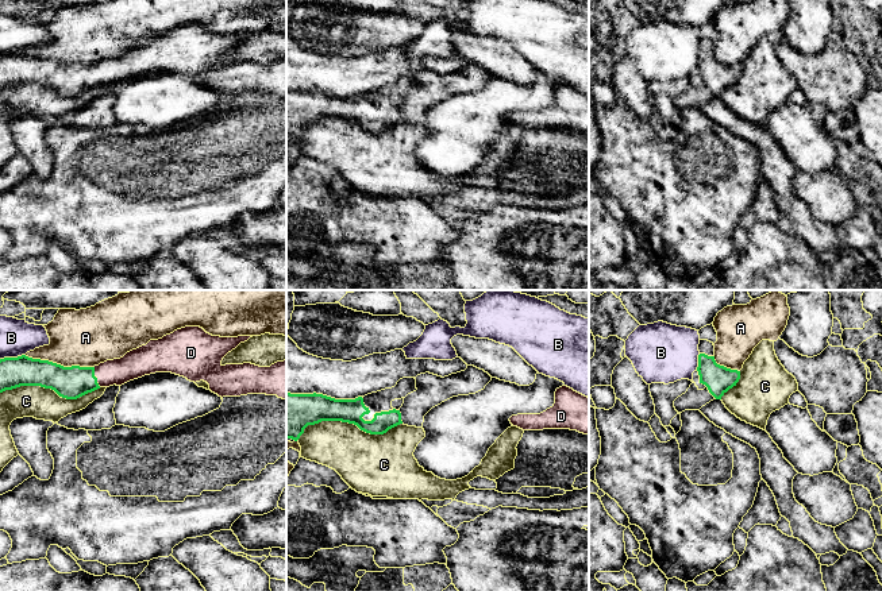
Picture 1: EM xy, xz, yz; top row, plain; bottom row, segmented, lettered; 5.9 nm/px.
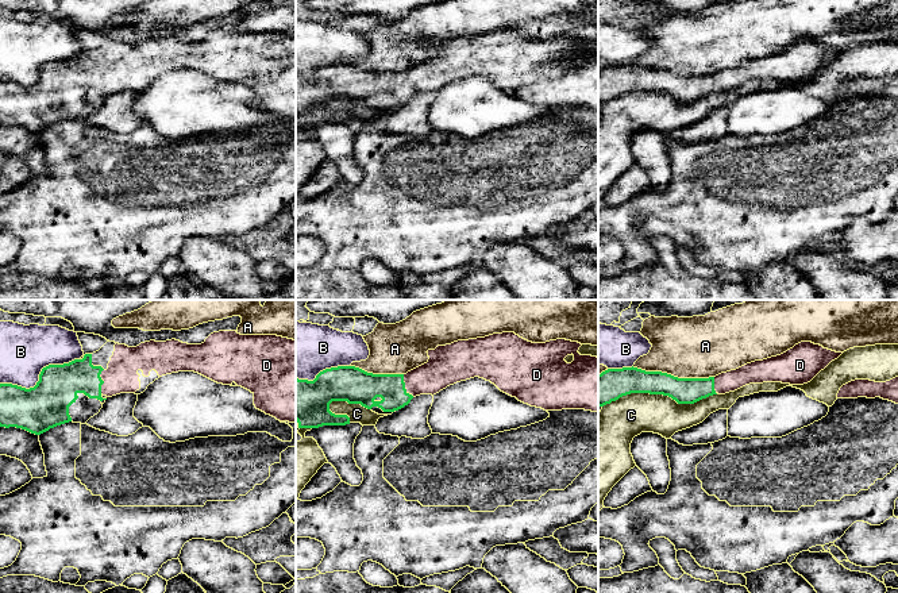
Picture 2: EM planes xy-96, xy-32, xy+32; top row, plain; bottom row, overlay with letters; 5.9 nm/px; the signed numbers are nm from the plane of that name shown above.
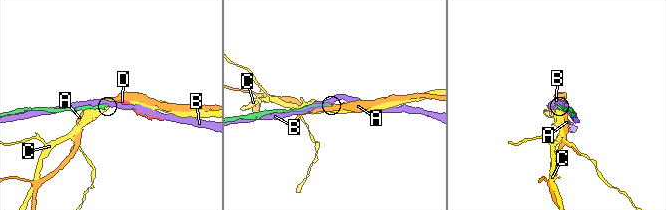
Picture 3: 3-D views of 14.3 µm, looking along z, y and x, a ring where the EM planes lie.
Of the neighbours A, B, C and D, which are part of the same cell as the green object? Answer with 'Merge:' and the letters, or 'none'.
Merge: D

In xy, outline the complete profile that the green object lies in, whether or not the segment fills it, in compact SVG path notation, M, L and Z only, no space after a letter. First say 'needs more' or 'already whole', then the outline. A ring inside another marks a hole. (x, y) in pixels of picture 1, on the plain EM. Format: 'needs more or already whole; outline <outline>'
needs more; outline M185 24L95 65L63 65L26 53L4 55L0 57L0 90L20 84L41 84L62 96L77 97L100 85L122 84L155 70L172 70L194 81L207 80L209 88L222 96L266 92L286 97L286 58L270 65L222 62L228 50L250 35L220 35L200 24Z

